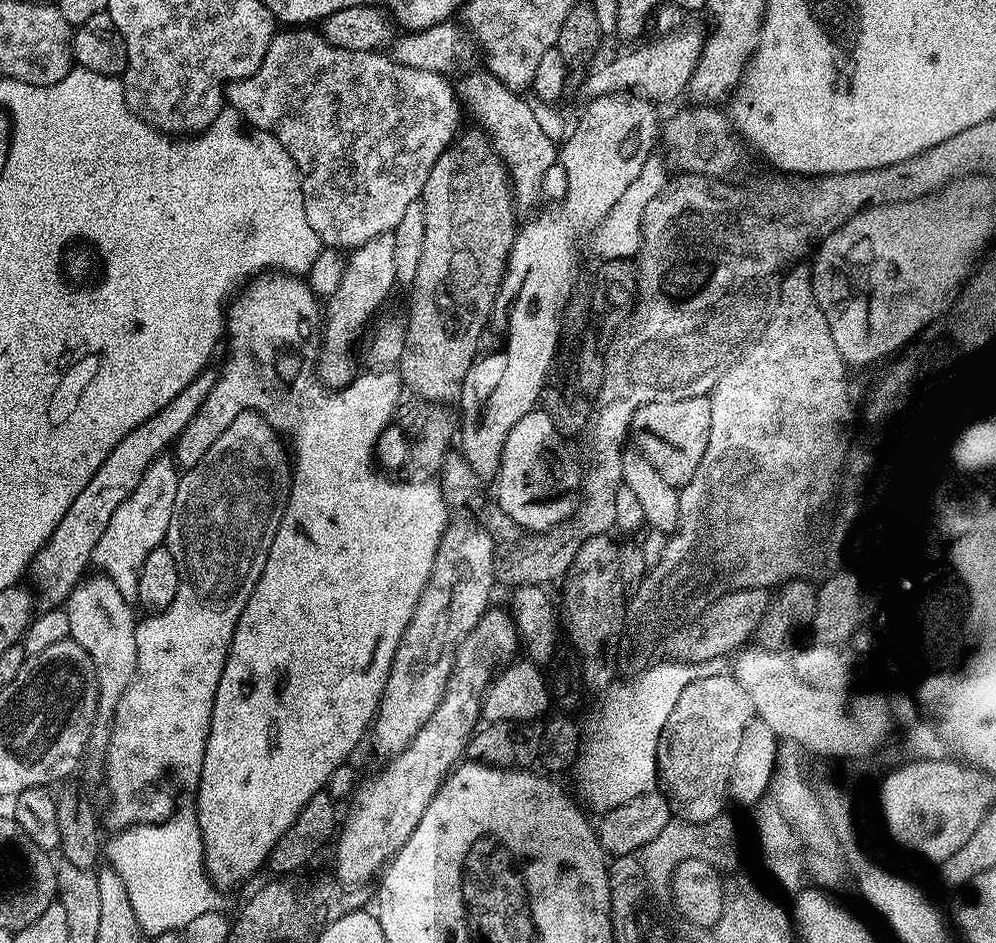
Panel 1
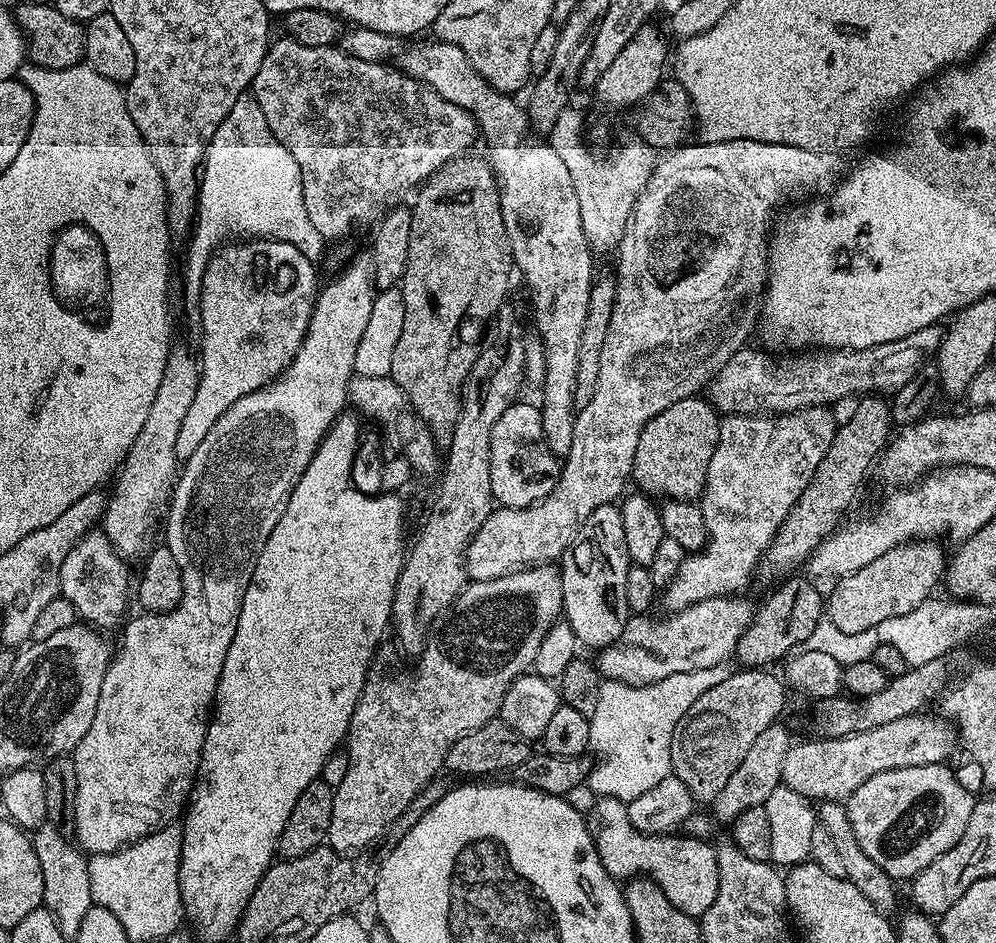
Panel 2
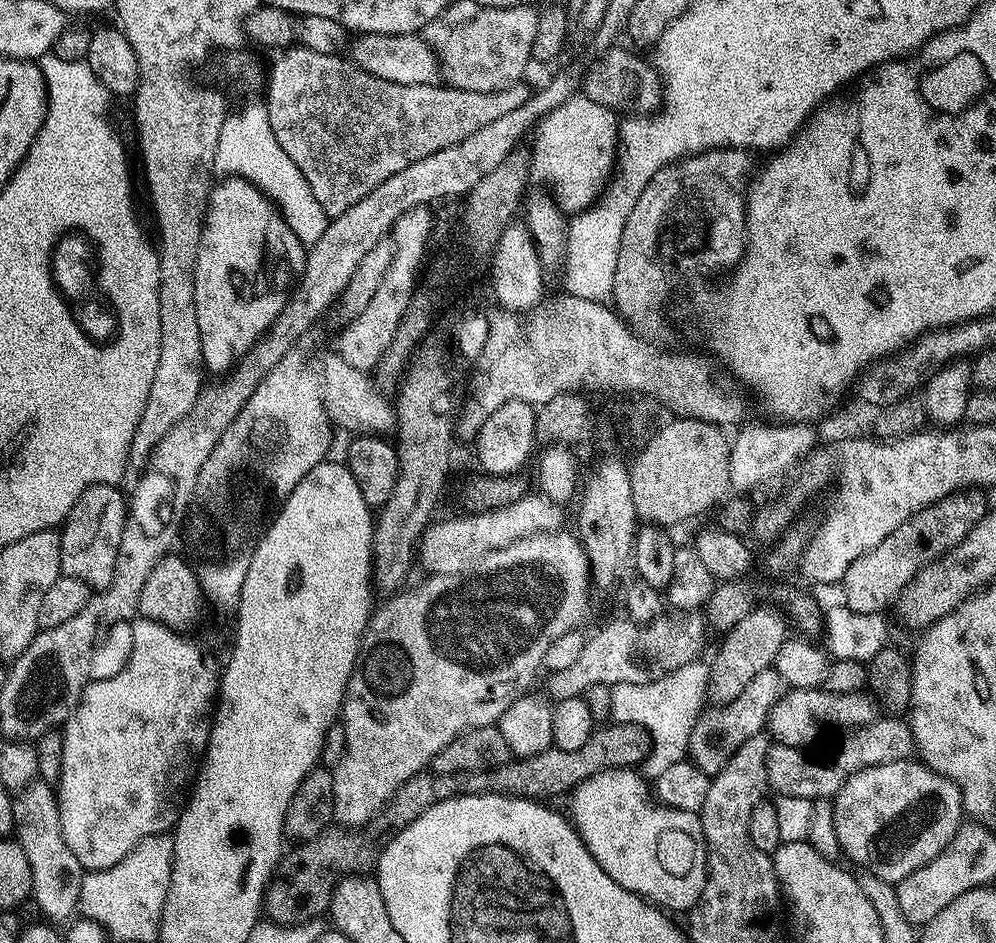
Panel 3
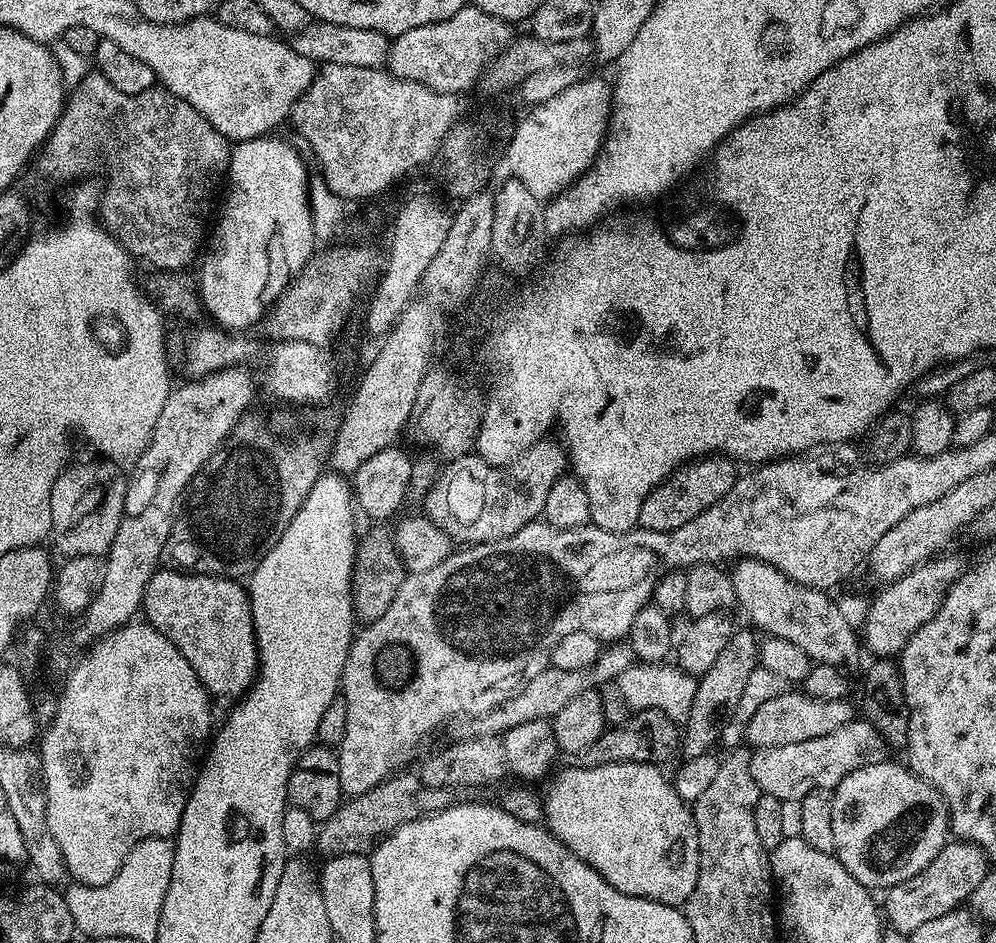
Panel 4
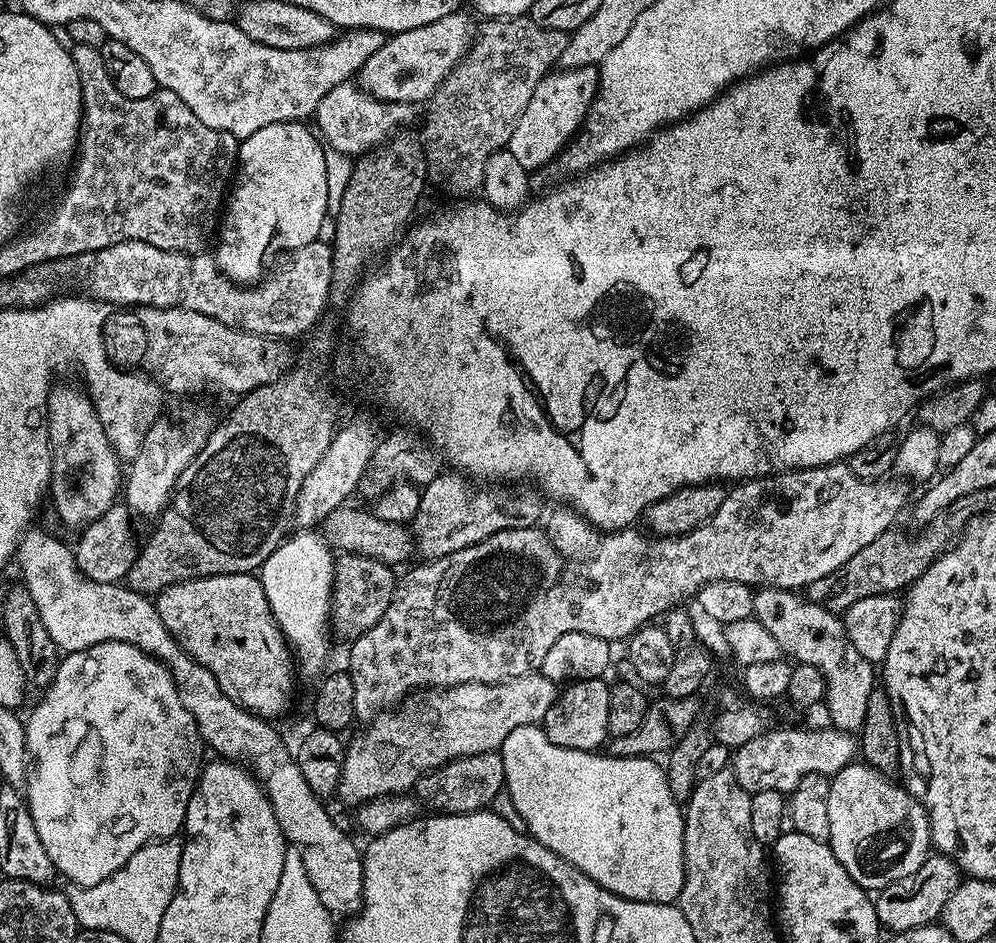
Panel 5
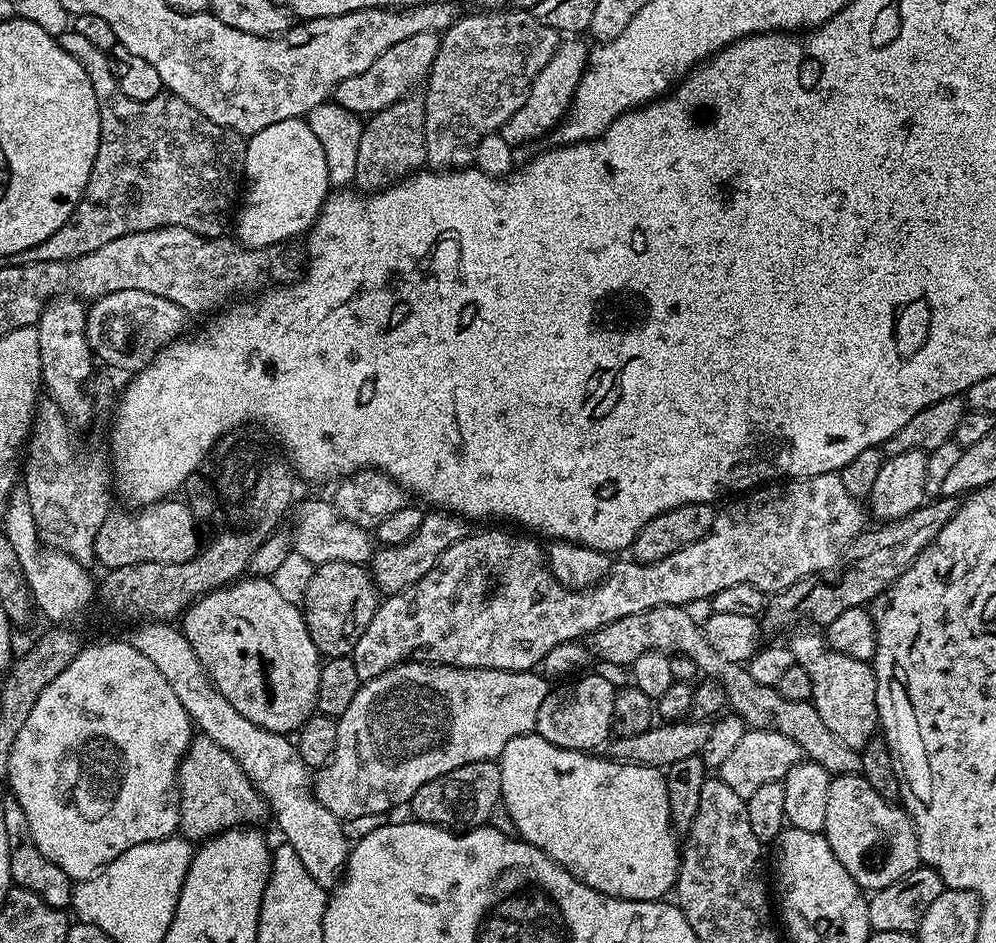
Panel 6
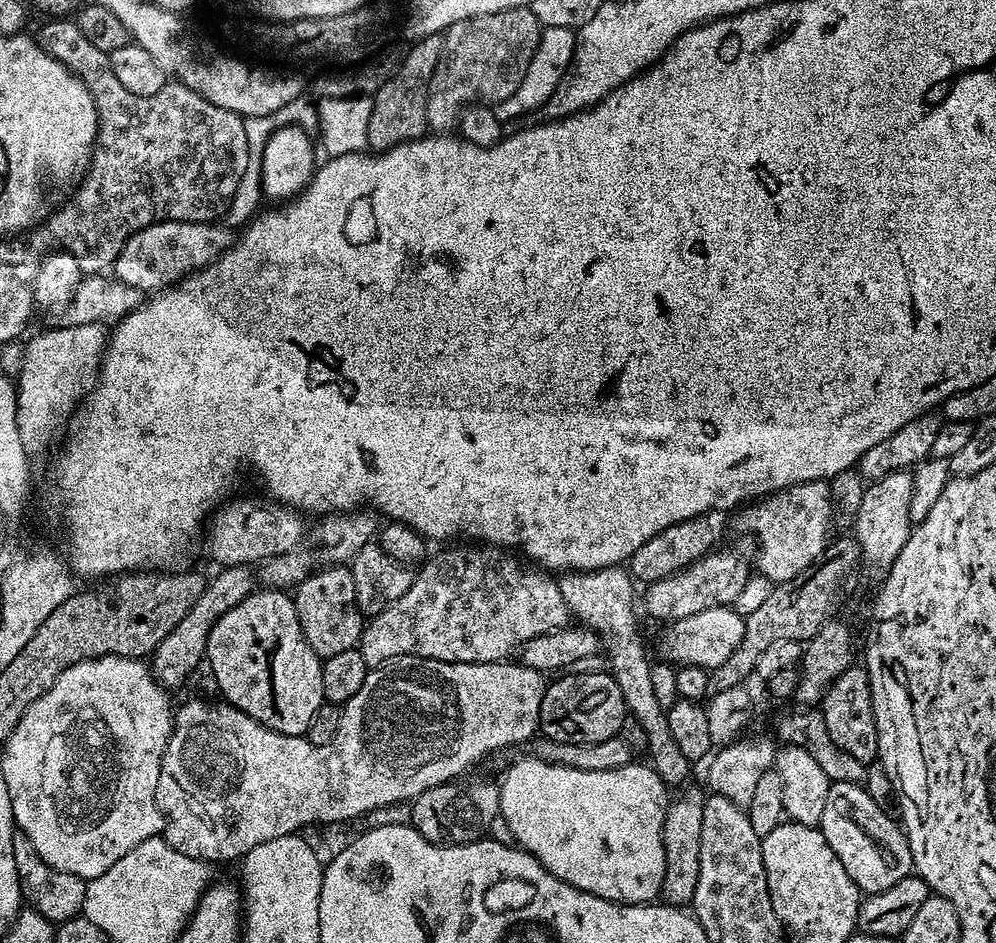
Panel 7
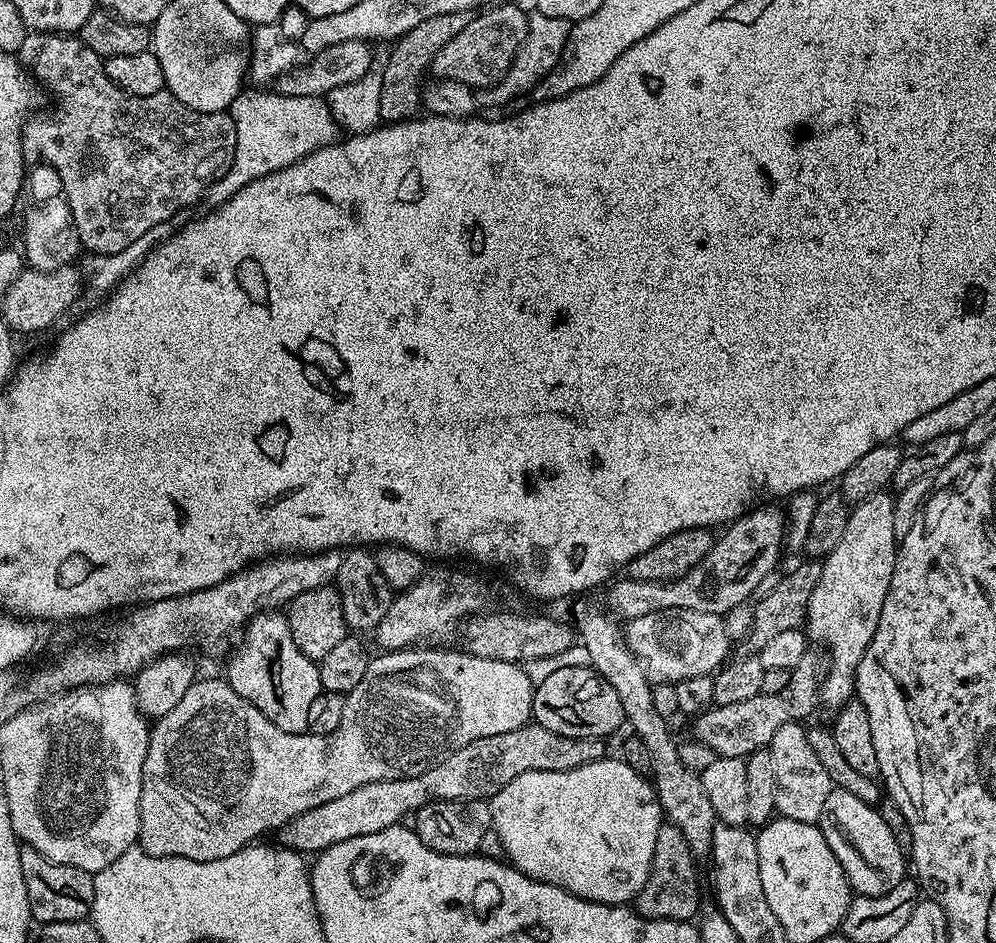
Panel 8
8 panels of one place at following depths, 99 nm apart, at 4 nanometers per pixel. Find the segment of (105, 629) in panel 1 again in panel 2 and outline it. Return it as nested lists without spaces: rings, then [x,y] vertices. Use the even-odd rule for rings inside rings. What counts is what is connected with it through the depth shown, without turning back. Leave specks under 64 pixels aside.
[[[102,530],[87,532],[70,554],[66,554],[66,562],[62,562],[60,571],[60,596],[74,605],[76,615],[83,623],[97,630],[121,627],[124,611],[128,608],[128,596],[130,600],[130,584],[128,588],[128,572],[124,564],[125,557],[116,553],[110,538]]]

